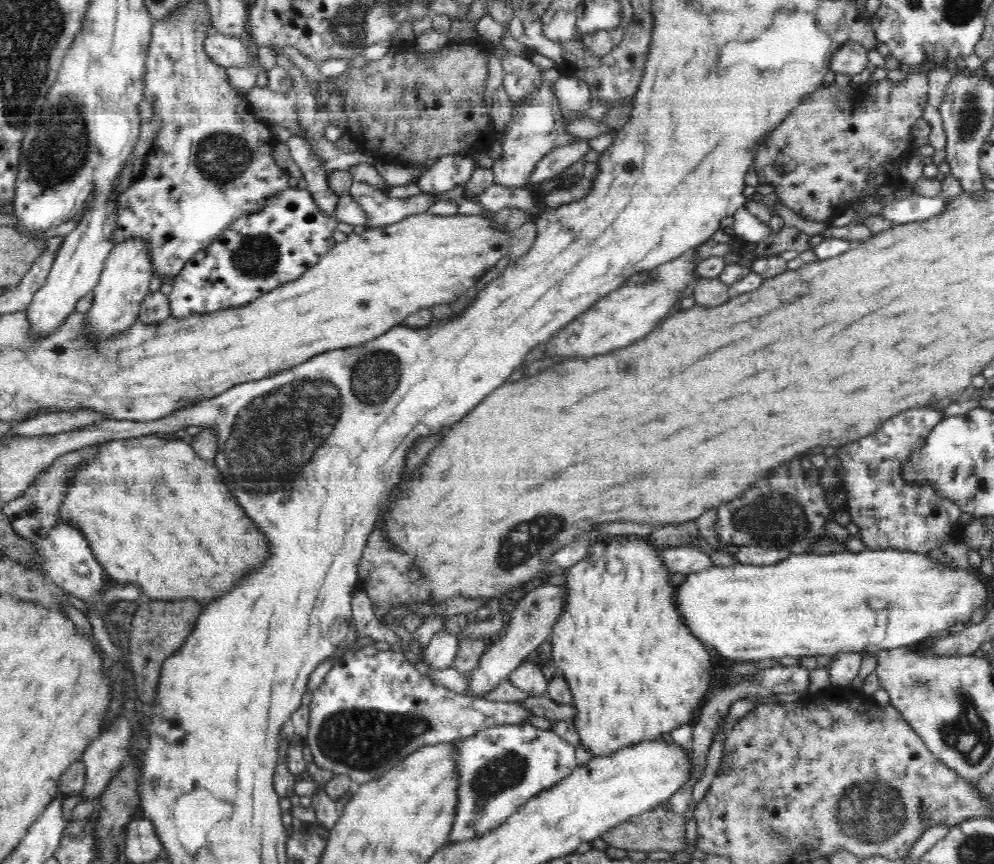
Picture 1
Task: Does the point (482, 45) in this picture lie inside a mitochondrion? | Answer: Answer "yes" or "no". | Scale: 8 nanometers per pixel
no

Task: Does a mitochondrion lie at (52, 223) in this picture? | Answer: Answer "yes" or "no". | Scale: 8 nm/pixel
no

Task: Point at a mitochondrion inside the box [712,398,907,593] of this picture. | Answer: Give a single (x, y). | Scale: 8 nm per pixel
(777, 518)

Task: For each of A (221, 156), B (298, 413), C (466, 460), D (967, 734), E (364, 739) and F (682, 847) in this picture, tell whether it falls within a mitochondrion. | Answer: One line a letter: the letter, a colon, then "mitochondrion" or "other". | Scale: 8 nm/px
A: mitochondrion
B: mitochondrion
C: other
D: mitochondrion
E: mitochondrion
F: other

